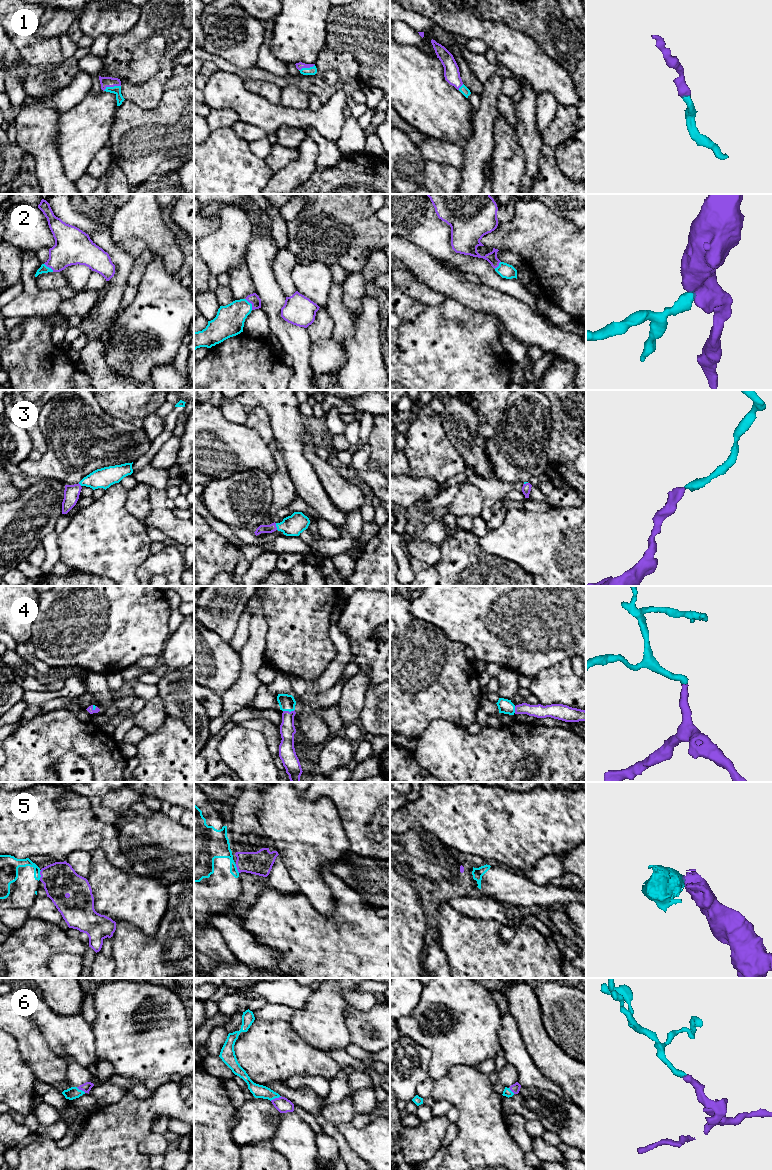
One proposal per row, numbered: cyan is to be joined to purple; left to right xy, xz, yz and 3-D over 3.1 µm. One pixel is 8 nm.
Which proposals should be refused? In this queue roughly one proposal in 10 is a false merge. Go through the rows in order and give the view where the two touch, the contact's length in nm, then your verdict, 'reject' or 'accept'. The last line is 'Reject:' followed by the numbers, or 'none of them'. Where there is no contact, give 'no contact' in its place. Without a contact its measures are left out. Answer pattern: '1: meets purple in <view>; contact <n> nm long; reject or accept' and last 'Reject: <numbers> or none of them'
1: meets purple in xy; contact 150 nm long; accept
2: meets purple in xz; contact 110 nm long; accept
3: meets purple in xz; contact 60 nm long; accept
4: meets purple in xz; contact 100 nm long; accept
5: meets purple in xy; contact 80 nm long; reject
6: meets purple in xz; contact 100 nm long; accept
Reject: 5

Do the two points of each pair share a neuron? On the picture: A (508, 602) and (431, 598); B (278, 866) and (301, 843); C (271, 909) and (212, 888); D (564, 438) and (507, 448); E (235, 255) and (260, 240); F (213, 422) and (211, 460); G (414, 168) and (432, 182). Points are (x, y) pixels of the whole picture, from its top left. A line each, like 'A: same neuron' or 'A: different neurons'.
A: same neuron
B: different neurons
C: different neurons
D: different neurons
E: different neurons
F: same neuron
G: different neurons

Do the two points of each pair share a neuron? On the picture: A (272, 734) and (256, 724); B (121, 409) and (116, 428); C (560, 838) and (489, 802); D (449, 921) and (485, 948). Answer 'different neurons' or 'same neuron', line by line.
A: same neuron
B: different neurons
C: same neuron
D: same neuron

